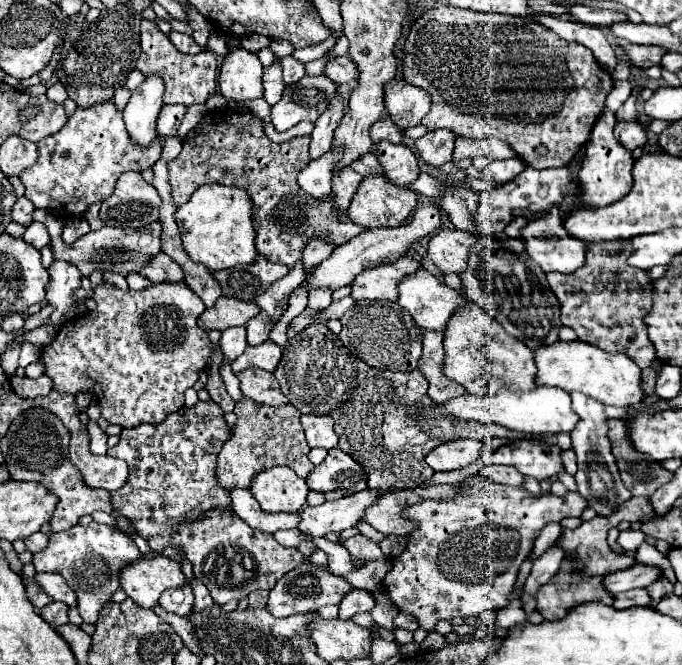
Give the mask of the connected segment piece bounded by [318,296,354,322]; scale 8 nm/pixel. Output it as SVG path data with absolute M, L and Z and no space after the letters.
M348 296L348 298L342 298L340 302L332 302L326 310L322 310L320 312L320 320L324 320L324 322L328 322L328 320L332 320L332 318L342 318L344 316L344 312L350 308L354 304L354 300Z

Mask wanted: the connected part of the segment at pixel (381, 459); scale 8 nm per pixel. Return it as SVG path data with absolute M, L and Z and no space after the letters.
M314 322L304 332L292 336L284 348L282 348L282 360L274 372L274 376L280 382L282 392L294 404L302 414L326 414L334 420L334 430L338 434L338 448L346 454L350 454L366 472L370 490L378 490L380 494L388 494L394 490L406 490L416 488L422 482L426 482L434 470L424 462L426 454L432 452L438 444L460 440L460 438L472 438L472 440L486 440L490 436L518 436L518 432L504 430L500 426L490 424L478 424L478 422L464 422L464 420L450 420L450 418L436 418L436 420L416 419L416 410L422 406L434 404L426 394L428 382L418 372L390 372L390 370L374 370L366 366L358 356L354 356L346 346L340 342L340 338L330 332L330 328L324 322Z

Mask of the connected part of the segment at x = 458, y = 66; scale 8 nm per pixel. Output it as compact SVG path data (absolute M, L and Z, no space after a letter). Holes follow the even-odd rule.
M436 6L422 14L406 38L406 56L404 56L404 80L412 86L426 90L432 96L432 106L426 118L422 120L428 130L448 128L462 138L500 138L512 142L512 150L532 168L554 168L566 166L572 162L580 146L590 138L590 130L598 120L606 96L610 94L614 80L610 72L596 62L590 48L564 42L558 46L534 46L534 44L502 44L500 26L492 28L486 24L484 12L462 10L454 6ZM536 144L548 148L546 156L534 152Z

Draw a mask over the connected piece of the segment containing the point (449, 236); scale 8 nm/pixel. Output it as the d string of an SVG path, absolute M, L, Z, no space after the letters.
M448 230L432 236L428 256L442 274L462 274L468 264L472 236L462 230Z

